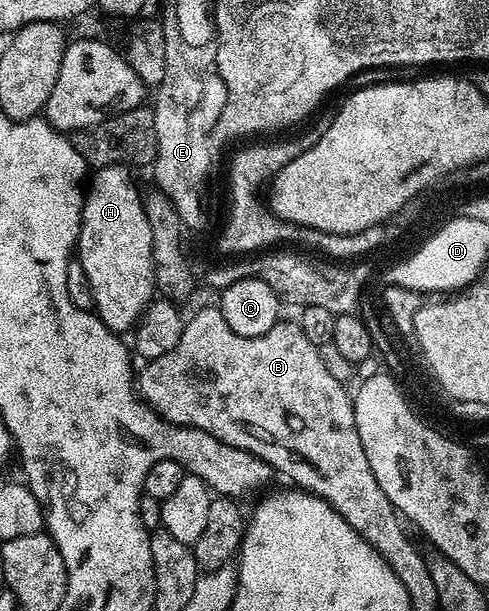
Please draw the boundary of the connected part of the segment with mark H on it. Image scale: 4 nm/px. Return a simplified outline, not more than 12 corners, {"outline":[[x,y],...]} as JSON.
{"outline":[[130,167],[90,177],[77,258],[94,315],[130,333],[157,292]]}

